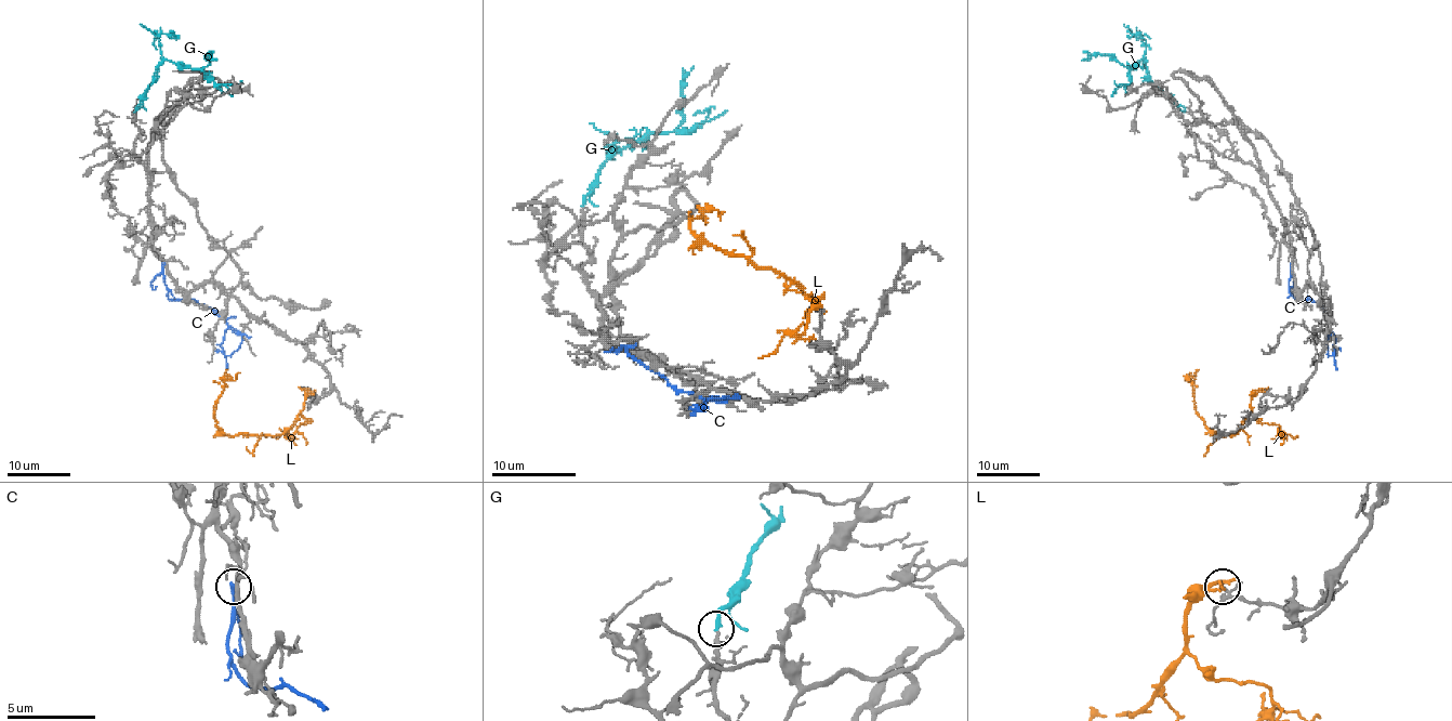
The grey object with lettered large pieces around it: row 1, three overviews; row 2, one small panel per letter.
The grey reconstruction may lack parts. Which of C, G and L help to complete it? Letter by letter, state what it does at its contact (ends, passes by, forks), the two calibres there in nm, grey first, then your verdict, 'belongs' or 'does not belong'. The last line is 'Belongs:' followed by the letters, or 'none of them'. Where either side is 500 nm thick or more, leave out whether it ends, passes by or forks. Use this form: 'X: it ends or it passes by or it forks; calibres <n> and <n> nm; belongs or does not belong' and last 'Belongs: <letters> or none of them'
C: it ends; calibres 240 and 300 nm; does not belong
G: it ends; calibres 140 and 240 nm; belongs
L: it ends; calibres 150 and 190 nm; does not belong
Belongs: G

